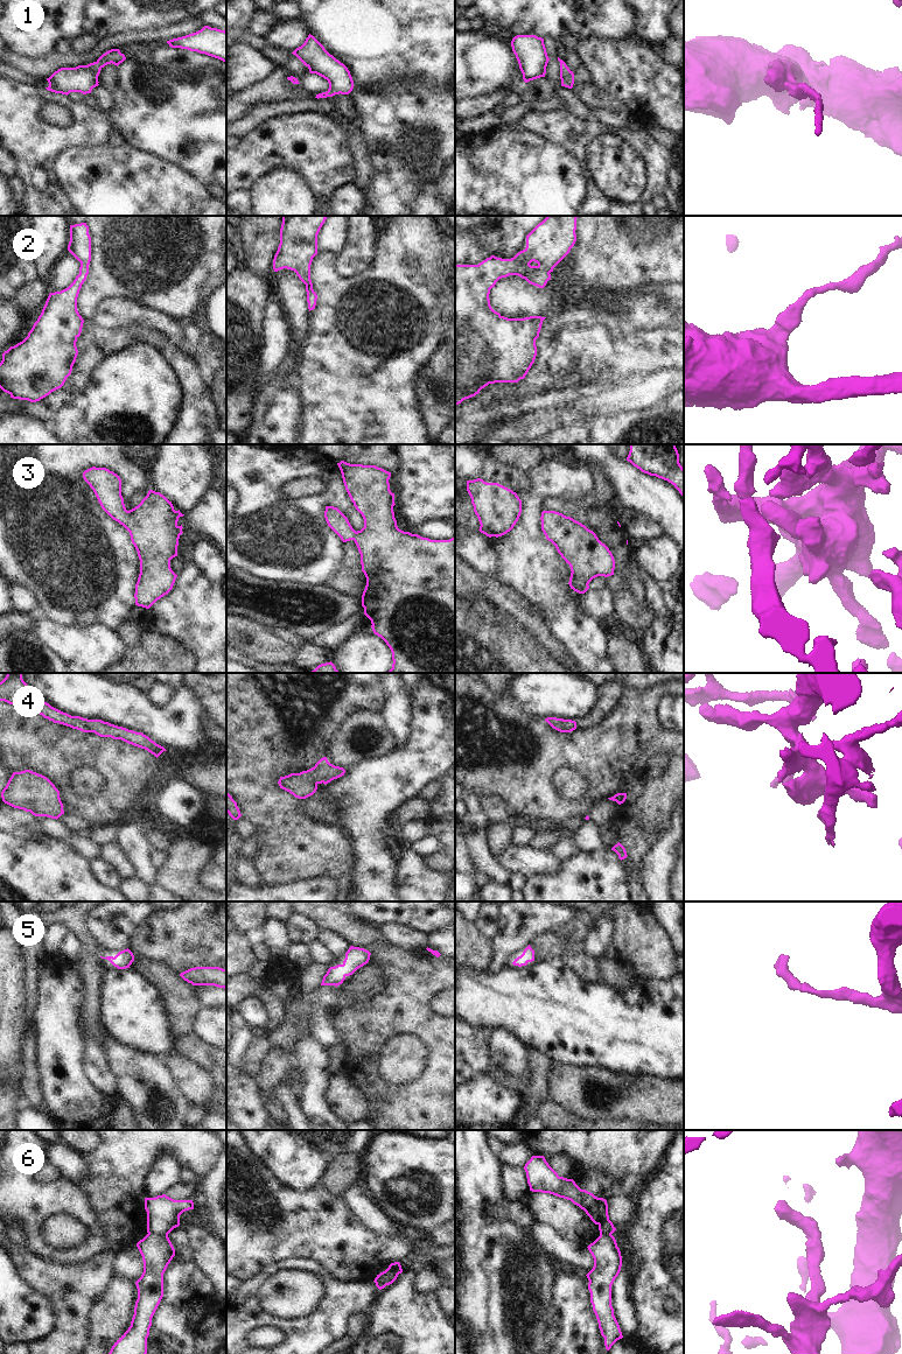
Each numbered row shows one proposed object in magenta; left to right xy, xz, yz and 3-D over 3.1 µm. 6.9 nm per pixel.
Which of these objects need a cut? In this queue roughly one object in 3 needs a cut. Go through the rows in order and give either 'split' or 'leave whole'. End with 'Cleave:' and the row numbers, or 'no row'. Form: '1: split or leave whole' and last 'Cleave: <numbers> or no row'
1: leave whole
2: leave whole
3: leave whole
4: leave whole
5: leave whole
6: split
Cleave: 6

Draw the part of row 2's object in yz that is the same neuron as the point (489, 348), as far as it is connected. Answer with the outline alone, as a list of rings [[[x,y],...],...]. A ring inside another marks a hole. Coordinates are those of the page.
[[[547,216],[526,236],[526,247],[511,259],[491,255],[478,265],[455,265],[455,405],[475,397],[489,384],[518,383],[527,374],[537,356],[536,339],[546,317],[504,317],[491,308],[490,289],[499,279],[509,275],[518,275],[529,283],[544,288],[551,280],[550,273],[569,253],[576,241],[576,218],[578,216]]]

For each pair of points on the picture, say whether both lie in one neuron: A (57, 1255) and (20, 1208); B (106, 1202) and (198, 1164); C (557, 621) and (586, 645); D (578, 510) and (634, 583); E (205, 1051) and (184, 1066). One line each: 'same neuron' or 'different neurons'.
A: same neuron
B: same neuron
C: same neuron
D: same neuron
E: different neurons

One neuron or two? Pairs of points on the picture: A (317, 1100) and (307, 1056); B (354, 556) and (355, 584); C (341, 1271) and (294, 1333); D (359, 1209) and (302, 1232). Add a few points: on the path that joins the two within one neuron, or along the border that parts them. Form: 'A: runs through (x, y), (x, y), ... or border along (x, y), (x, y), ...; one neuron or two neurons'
A: runs through (314, 1089), (314, 1066); one neuron
B: runs through (354, 563), (354, 577); one neuron
C: border along (314, 1262), (317, 1262), (340, 1281), (363, 1282); two neurons
D: border along (342, 1197), (349, 1211), (371, 1230); two neurons

